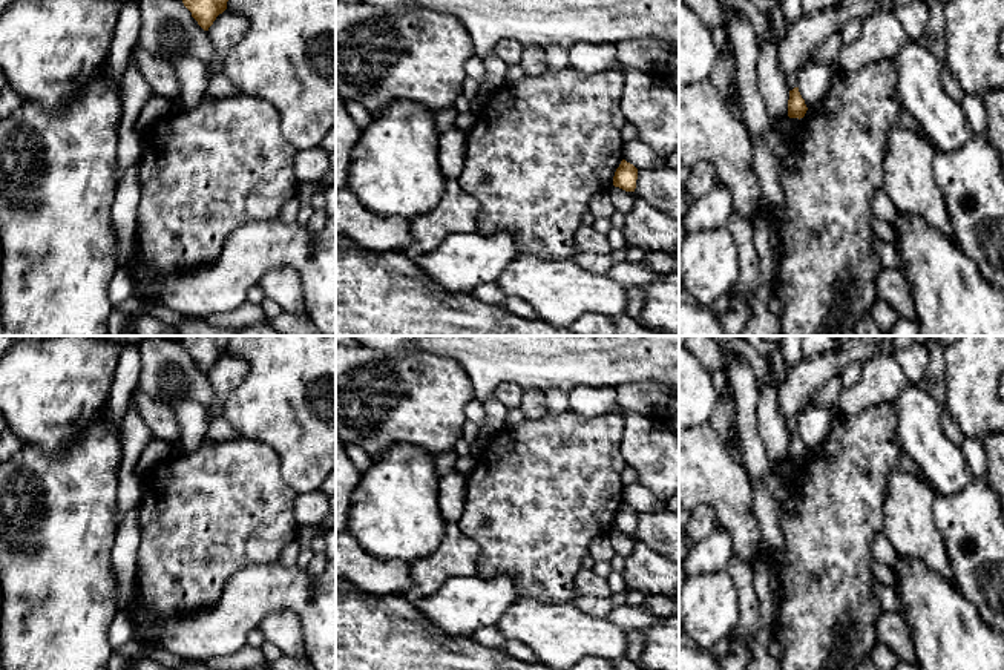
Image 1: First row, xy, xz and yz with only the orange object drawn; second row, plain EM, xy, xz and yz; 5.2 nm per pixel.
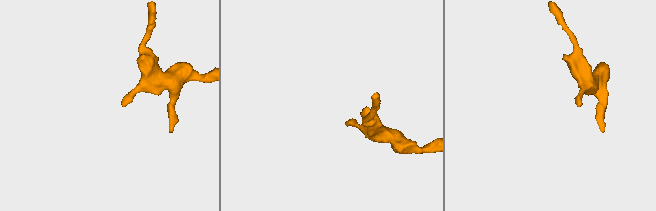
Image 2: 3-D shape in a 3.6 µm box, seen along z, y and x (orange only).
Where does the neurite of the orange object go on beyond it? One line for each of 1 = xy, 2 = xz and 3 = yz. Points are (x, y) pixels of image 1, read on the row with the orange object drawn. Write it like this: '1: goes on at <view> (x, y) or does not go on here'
1: does not go on here
2: does not go on here
3: does not go on here

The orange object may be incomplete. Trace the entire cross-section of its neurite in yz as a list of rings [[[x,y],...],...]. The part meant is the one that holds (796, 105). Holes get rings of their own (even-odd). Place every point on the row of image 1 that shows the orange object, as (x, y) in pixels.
[[[794,87],[792,90],[789,90],[788,117],[800,120],[805,117],[806,110],[808,110],[808,107],[799,92],[799,87]]]

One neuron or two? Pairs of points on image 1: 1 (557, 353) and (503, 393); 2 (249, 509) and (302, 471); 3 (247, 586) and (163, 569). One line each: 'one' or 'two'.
1: two
2: two
3: two

